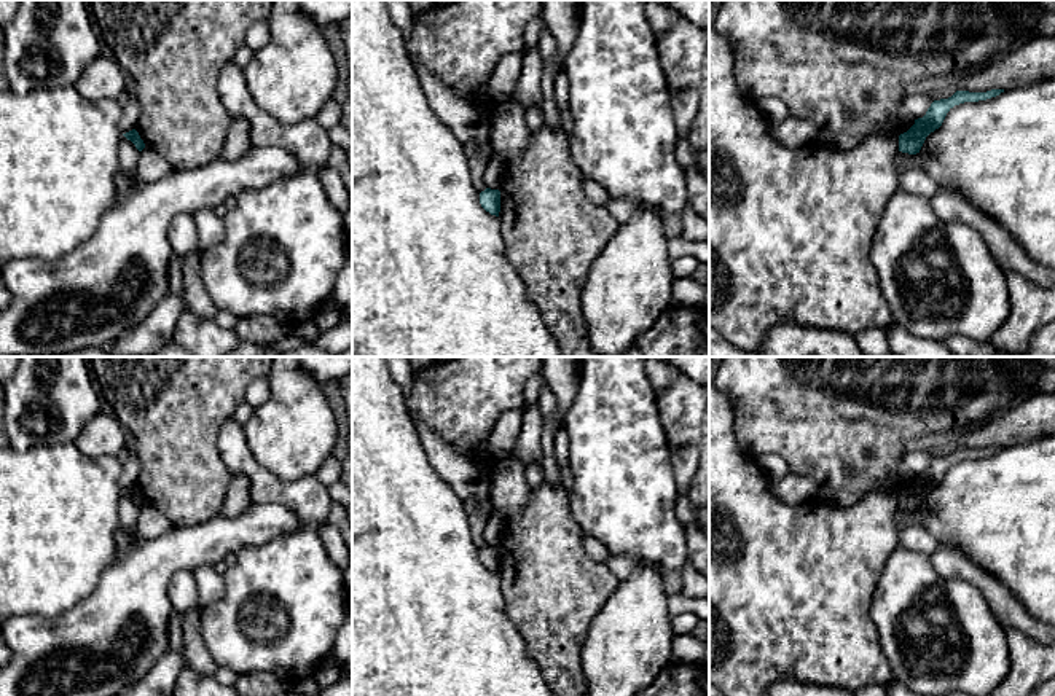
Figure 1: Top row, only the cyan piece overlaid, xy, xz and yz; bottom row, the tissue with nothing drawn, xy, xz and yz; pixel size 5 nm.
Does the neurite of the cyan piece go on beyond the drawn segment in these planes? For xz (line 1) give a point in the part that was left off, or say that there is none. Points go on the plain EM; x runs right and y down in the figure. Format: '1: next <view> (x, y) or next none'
1: next none

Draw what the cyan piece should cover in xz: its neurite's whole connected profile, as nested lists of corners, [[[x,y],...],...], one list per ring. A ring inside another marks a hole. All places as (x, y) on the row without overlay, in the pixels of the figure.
[[[486,545],[484,548],[480,549],[480,561],[486,569],[489,569],[491,572],[499,573],[500,548]]]

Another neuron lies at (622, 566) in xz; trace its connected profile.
[[[610,553],[610,557],[606,562],[606,565],[615,573],[615,577],[618,580],[626,578],[636,567],[639,567],[642,564],[649,564],[655,570],[661,572],[671,588],[674,588],[677,585],[679,573],[676,575],[676,573],[669,572],[668,569],[665,569],[660,562],[650,562],[645,557],[642,557],[641,554]]]

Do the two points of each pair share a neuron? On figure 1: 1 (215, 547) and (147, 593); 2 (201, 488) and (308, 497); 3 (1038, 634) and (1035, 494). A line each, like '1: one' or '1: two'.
1: one
2: two
3: two

